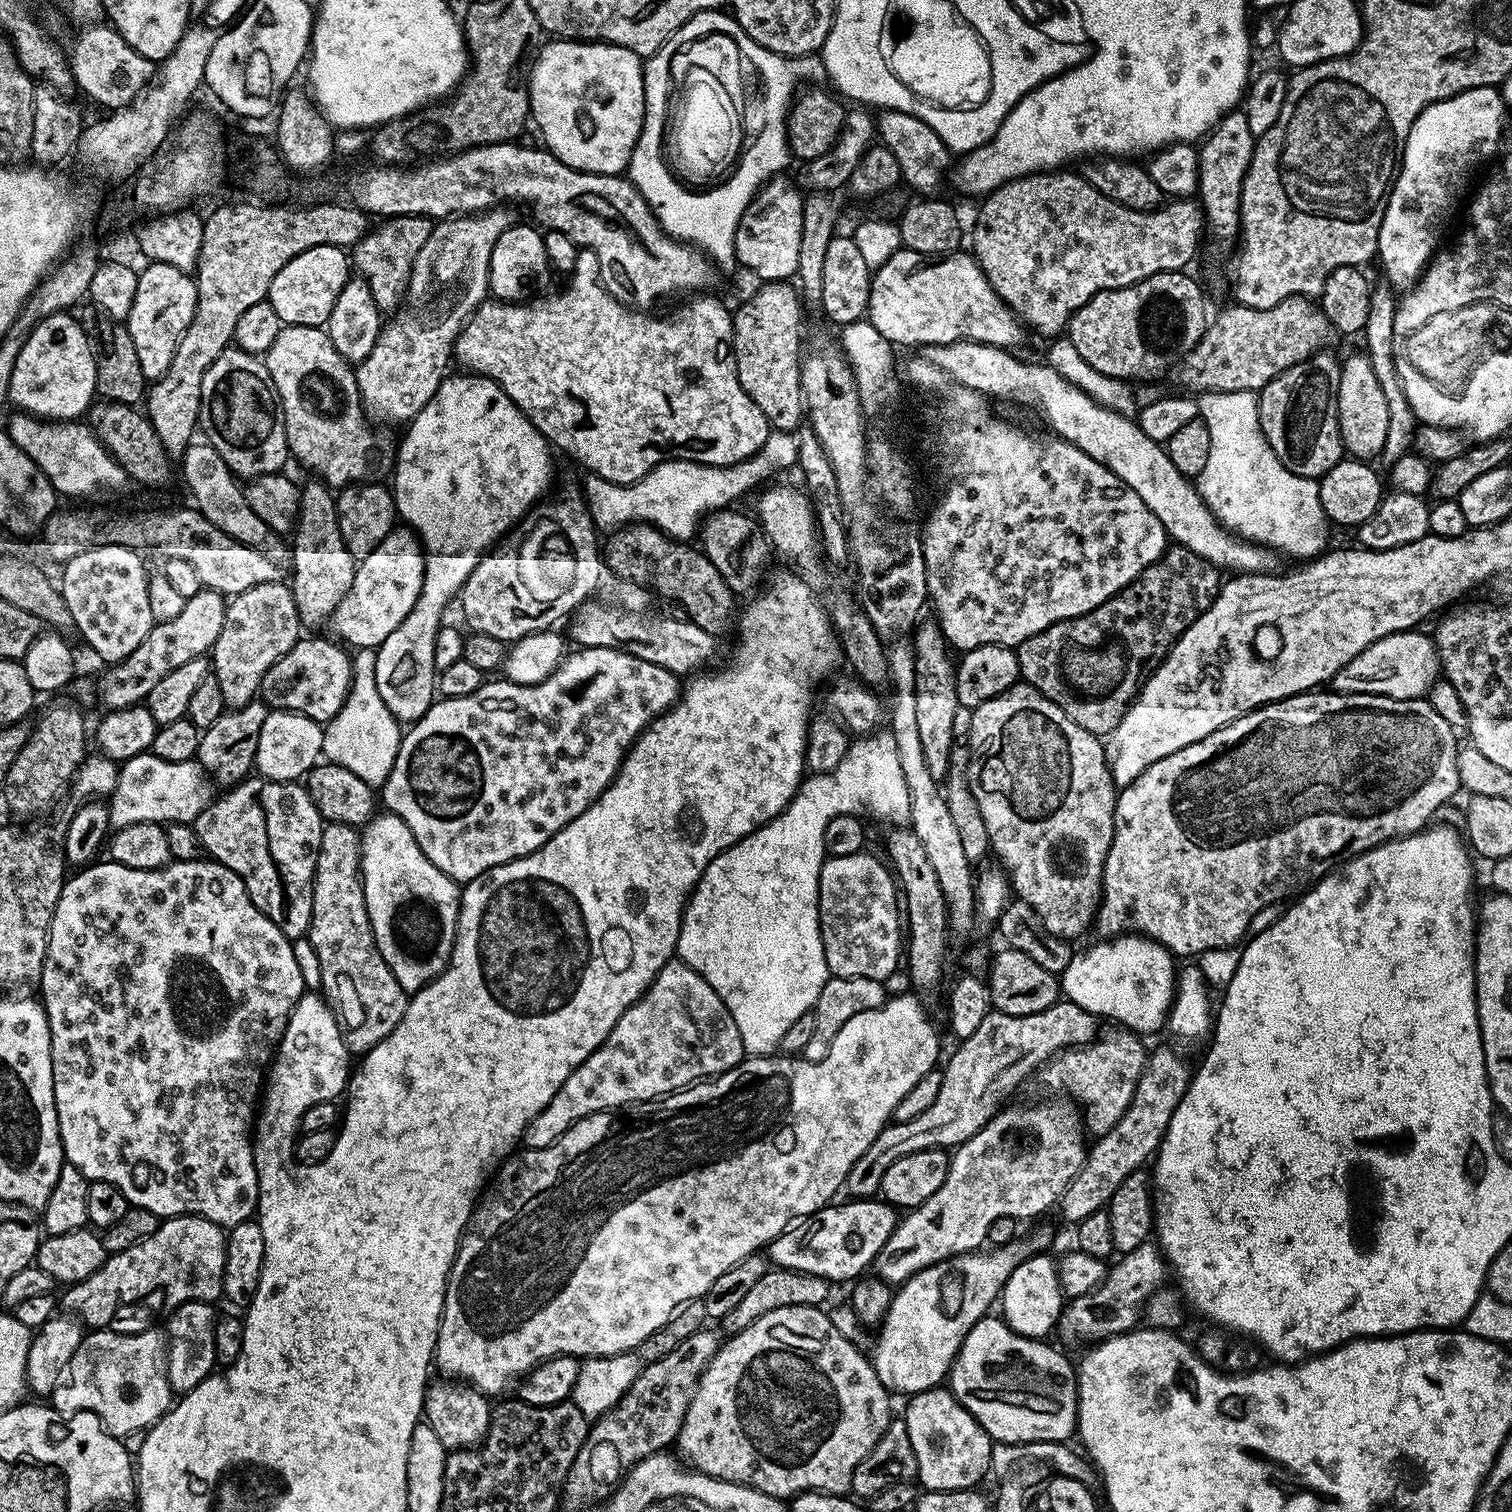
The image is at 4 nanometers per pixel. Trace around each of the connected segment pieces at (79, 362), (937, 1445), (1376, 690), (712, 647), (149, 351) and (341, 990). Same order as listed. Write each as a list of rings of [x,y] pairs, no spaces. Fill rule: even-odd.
[[[59,312],[43,320],[22,346],[14,374],[10,378],[8,399],[21,413],[49,422],[75,421],[83,417],[96,396],[96,358],[89,333],[79,319]]]
[[[937,1386],[916,1395],[909,1395],[902,1419],[910,1433],[914,1446],[914,1458],[918,1458],[918,1484],[930,1492],[957,1492],[963,1488],[972,1490],[991,1469],[993,1439],[982,1426],[958,1402],[947,1387]]]
[[[1420,630],[1395,632],[1386,638],[1378,638],[1362,654],[1350,658],[1330,681],[1333,692],[1346,694],[1370,694],[1389,696],[1395,700],[1419,700],[1429,695],[1430,689],[1441,675],[1440,658],[1431,635],[1423,636]]]
[[[592,603],[581,604],[570,620],[572,625],[567,635],[570,640],[572,635],[573,642],[580,648],[623,648],[631,656],[654,662],[681,678],[699,673],[707,660],[720,656],[721,641],[692,620],[675,620],[672,616],[655,616],[652,612],[627,612],[624,608]]]
[[[148,262],[143,266],[145,268],[139,269],[138,291],[134,294],[134,306],[130,306],[126,327],[128,340],[134,342],[145,381],[155,382],[170,370],[174,350],[178,350],[178,342],[194,318],[198,286],[189,273],[166,266],[166,262]]]
[[[325,823],[322,830],[322,842],[316,855],[316,879],[312,882],[312,921],[308,927],[306,937],[307,943],[312,943],[312,952],[316,955],[317,966],[320,967],[320,980],[324,983],[324,989],[322,989],[323,995],[326,997],[328,1003],[332,1005],[332,1013],[336,1016],[342,1038],[345,1044],[348,1045],[349,1053],[352,1054],[356,1054],[356,1052],[357,1054],[366,1053],[375,1044],[382,1042],[382,1038],[386,1038],[386,1034],[390,1034],[390,1030],[394,1030],[394,1026],[398,1026],[398,1022],[402,1022],[402,1014],[406,1014],[406,1006],[410,999],[409,993],[405,992],[402,986],[398,986],[398,978],[394,978],[394,974],[390,974],[390,966],[386,966],[386,962],[374,942],[374,934],[372,933],[370,918],[366,910],[364,882],[360,878],[360,838],[361,833],[353,825]]]

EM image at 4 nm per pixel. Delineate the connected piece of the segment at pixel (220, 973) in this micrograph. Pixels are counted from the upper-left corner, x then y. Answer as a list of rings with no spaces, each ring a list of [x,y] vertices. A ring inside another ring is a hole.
[[[197,858],[195,860],[172,860],[165,864],[163,868],[155,868],[154,870],[134,870],[130,866],[122,866],[121,864],[100,863],[93,862],[81,867],[79,870],[73,871],[76,872],[73,876],[71,873],[65,879],[62,894],[58,898],[58,906],[54,910],[52,921],[48,927],[48,949],[44,959],[44,968],[40,971],[38,981],[38,987],[40,987],[41,992],[39,995],[42,997],[44,1013],[48,1015],[50,1034],[52,1035],[54,1102],[58,1110],[58,1130],[64,1147],[64,1159],[67,1163],[73,1164],[78,1170],[82,1170],[82,1174],[88,1181],[101,1180],[118,1186],[118,1190],[122,1190],[122,1194],[126,1194],[128,1203],[133,1208],[145,1208],[161,1218],[201,1216],[210,1222],[219,1224],[225,1230],[231,1230],[231,1228],[238,1226],[244,1220],[253,1219],[260,1202],[262,1180],[258,1175],[257,1161],[252,1154],[252,1137],[250,1133],[254,1128],[254,1117],[258,1112],[258,1101],[262,1096],[262,1085],[266,1079],[266,1069],[271,1065],[272,1058],[276,1055],[276,1046],[284,1036],[284,1031],[288,1025],[288,1015],[292,1013],[294,1006],[306,991],[304,972],[300,969],[300,960],[296,957],[295,950],[292,949],[295,948],[293,941],[288,940],[286,934],[282,934],[282,930],[278,930],[278,926],[274,922],[270,922],[270,918],[266,918],[266,914],[262,914],[262,910],[258,910],[258,906],[254,906],[254,902],[244,885],[244,879],[238,874],[234,874],[234,870],[230,870],[224,864],[217,864],[211,858]]]

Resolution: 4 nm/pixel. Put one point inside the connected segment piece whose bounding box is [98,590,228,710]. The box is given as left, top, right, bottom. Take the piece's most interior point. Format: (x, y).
(170, 643)

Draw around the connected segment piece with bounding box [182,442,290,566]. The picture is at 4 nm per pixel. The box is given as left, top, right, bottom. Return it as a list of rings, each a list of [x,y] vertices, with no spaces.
[[[193,442],[182,453],[182,460],[184,460],[184,480],[188,483],[193,498],[196,499],[195,507],[207,520],[214,522],[218,530],[230,534],[230,538],[258,550],[278,566],[283,565],[283,560],[285,563],[289,559],[290,548],[285,537],[268,528],[266,522],[262,522],[262,518],[258,518],[258,514],[250,510],[244,497],[244,488],[236,485],[239,484],[237,477],[232,475],[226,462],[222,462],[218,450],[214,450],[207,442]]]

